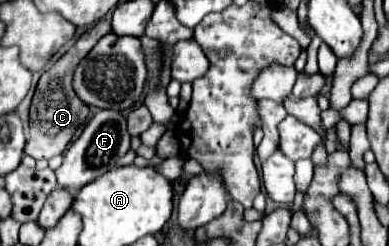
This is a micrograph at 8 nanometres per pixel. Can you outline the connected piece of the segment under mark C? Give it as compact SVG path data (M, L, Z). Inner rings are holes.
M101 19L91 29L87 29L75 41L75 45L59 61L55 61L55 65L49 71L41 75L31 103L31 137L29 143L25 145L25 153L31 155L33 159L51 159L63 153L81 135L91 109L73 91L73 71L81 63L81 59L95 47L95 43L109 31L111 31L111 23L107 19Z

